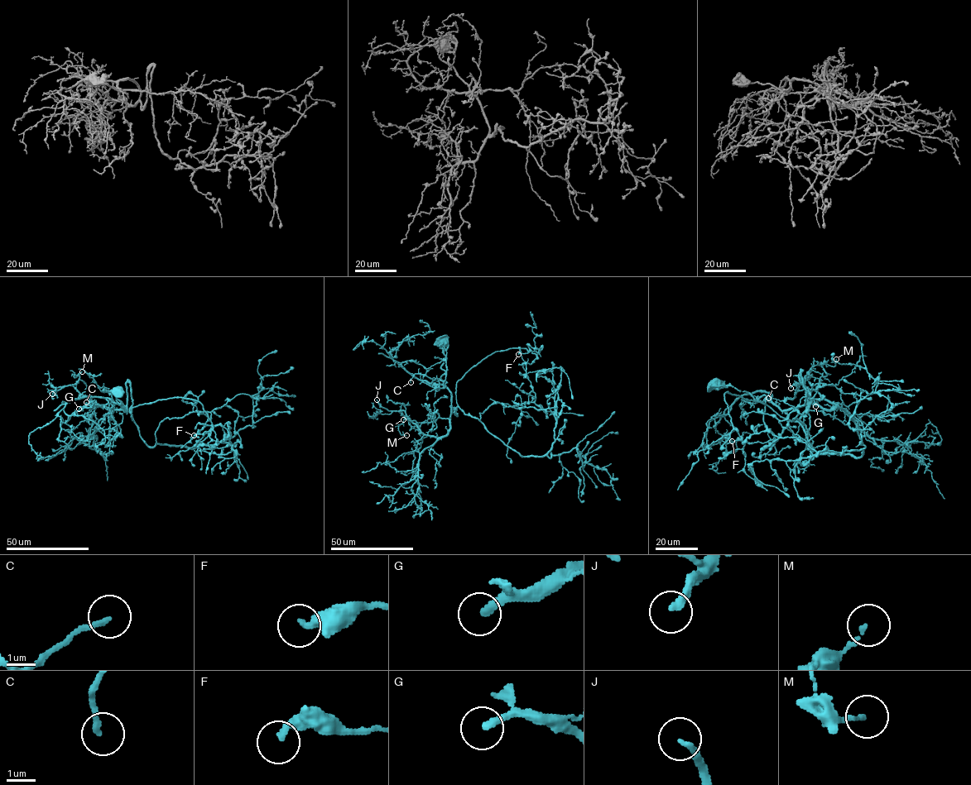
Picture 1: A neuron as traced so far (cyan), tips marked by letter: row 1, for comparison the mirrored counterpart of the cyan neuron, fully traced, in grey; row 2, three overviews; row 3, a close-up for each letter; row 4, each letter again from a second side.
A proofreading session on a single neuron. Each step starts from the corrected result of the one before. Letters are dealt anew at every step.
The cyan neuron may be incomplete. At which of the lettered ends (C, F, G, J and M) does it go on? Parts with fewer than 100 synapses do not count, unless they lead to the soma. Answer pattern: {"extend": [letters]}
{"extend": []}

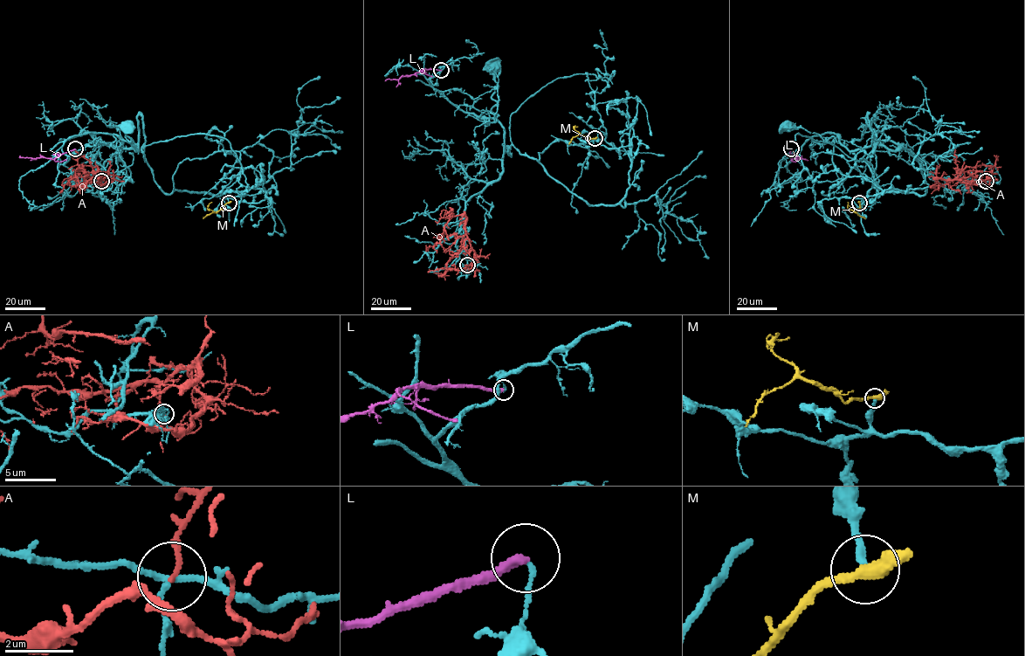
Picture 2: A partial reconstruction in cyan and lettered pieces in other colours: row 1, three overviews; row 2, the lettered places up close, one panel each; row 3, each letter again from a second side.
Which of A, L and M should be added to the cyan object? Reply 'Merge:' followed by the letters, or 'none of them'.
Merge: none of them

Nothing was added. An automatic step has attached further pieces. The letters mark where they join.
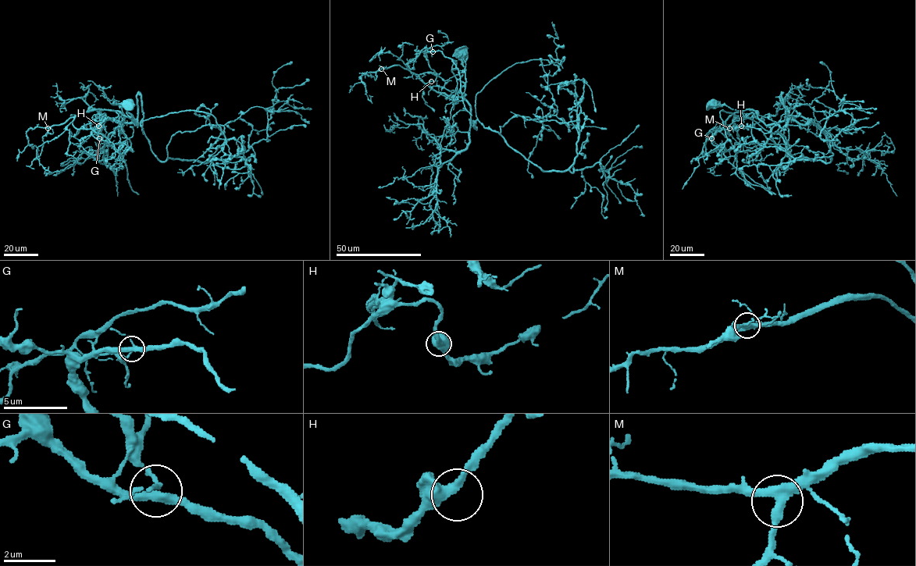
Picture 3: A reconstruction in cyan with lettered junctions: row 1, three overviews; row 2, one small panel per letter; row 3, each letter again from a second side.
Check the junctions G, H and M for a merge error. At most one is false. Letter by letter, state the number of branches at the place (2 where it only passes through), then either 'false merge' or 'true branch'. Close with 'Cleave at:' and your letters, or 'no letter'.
G: 4 | false merge
H: 2 | true branch
M: 3 | true branch
Cleave at: G

